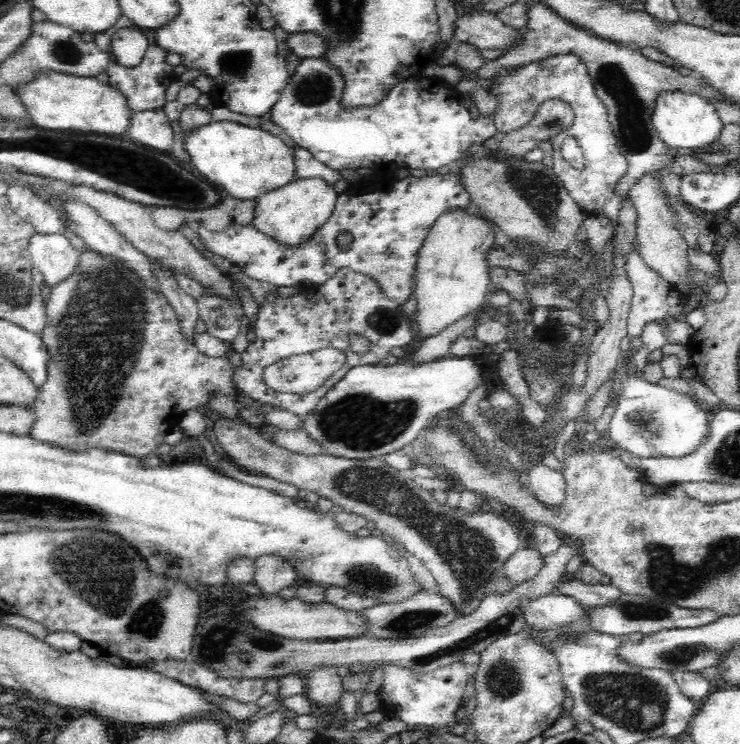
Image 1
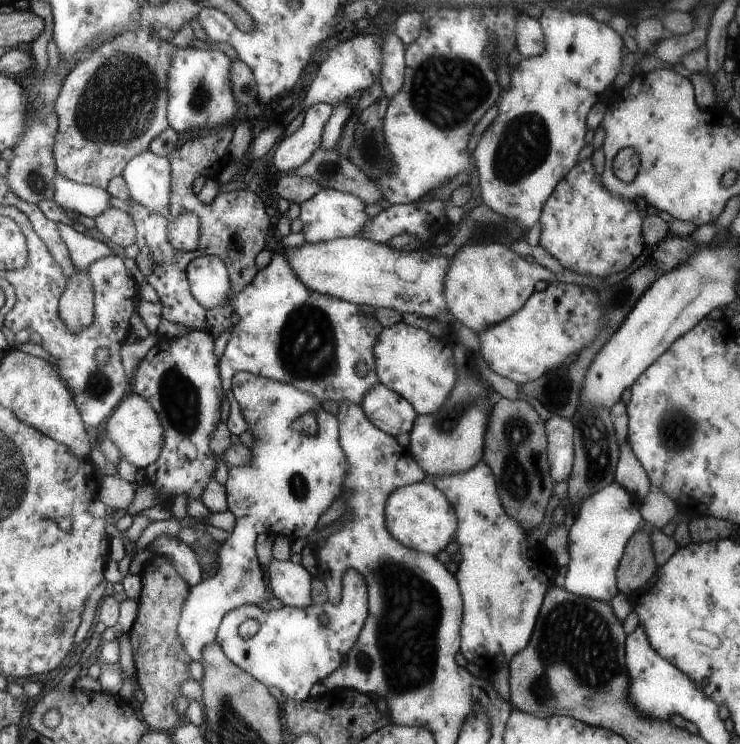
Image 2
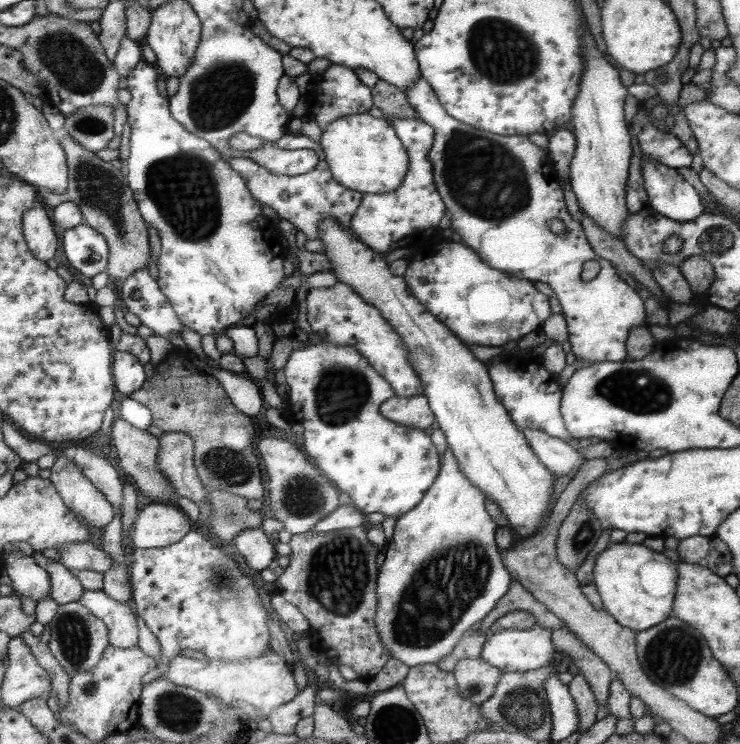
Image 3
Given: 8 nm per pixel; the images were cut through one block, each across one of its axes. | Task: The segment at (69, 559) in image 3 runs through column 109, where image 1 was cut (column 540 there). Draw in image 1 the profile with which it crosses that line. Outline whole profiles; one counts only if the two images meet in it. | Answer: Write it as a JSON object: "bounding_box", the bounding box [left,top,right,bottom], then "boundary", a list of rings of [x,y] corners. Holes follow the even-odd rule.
{"bounding_box":[504,548,544,586],"boundary":[[[522,548],[516,554],[510,556],[510,560],[504,564],[504,574],[516,582],[518,586],[522,582],[534,580],[538,576],[538,572],[544,566],[544,558],[536,552],[536,548]]]}

